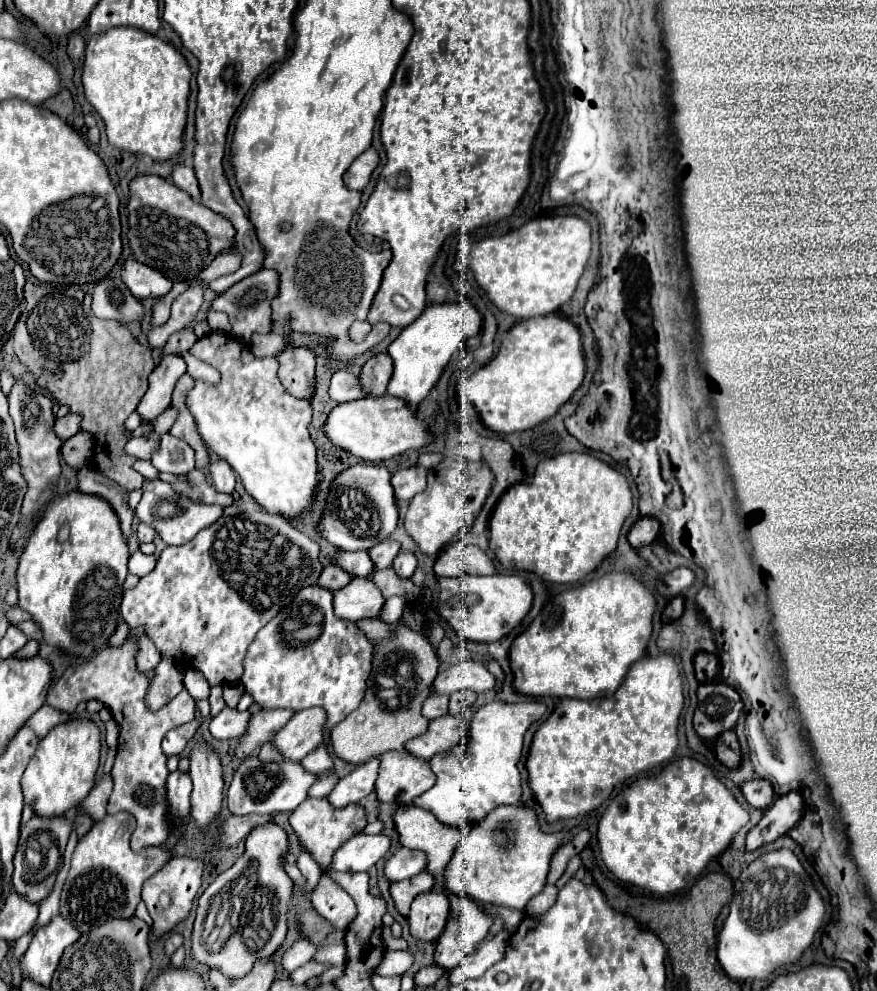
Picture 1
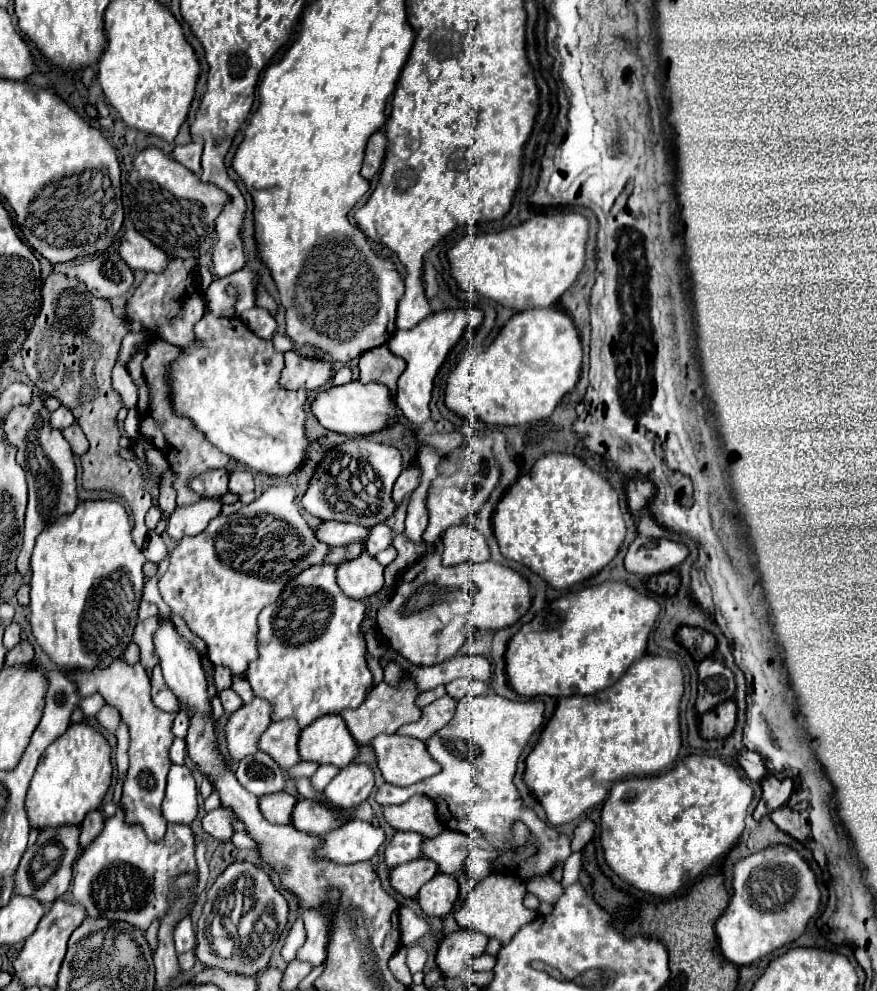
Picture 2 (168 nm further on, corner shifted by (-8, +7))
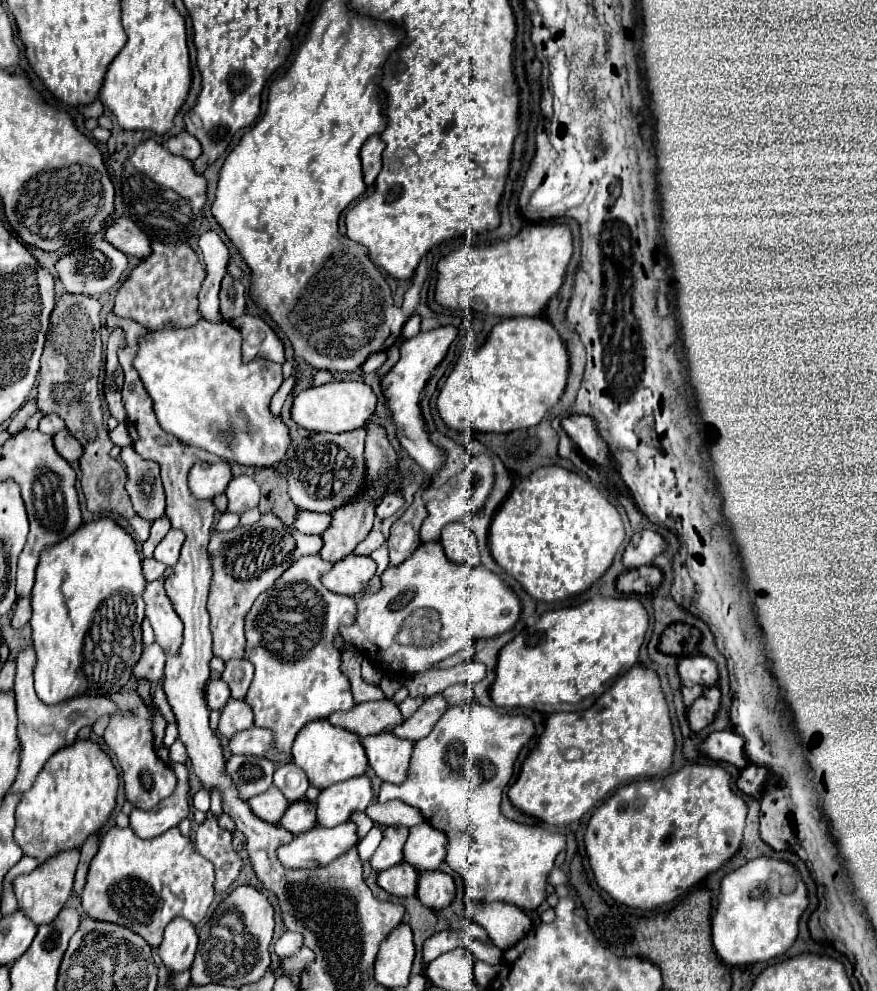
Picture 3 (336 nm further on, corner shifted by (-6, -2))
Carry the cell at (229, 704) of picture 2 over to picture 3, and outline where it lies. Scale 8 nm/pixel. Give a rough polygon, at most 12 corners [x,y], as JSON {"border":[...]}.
{"border":[[209,681],[209,709],[223,709],[231,699],[225,681]]}

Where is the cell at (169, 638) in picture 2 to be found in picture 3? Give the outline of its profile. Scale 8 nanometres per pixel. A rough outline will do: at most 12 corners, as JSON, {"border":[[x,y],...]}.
{"border":[[163,581],[147,583],[143,601],[155,643],[167,653],[181,649],[183,623]]}

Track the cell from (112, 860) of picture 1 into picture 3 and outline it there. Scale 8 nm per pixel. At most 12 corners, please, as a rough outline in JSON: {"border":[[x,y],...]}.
{"border":[[111,827],[81,905],[155,947],[215,895],[177,827]]}

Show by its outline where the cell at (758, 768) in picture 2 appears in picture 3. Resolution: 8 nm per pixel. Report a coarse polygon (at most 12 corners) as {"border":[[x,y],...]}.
{"border":[[715,731],[701,751],[737,769],[749,765],[743,739],[731,731]]}

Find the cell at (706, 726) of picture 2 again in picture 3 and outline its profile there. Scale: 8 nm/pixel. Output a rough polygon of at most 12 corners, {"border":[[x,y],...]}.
{"border":[[707,689],[689,707],[691,731],[711,725],[721,705],[719,689]]}

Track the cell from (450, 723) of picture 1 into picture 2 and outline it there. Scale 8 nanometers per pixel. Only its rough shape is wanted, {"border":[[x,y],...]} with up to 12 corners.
{"border":[[441,696],[421,710],[421,718],[397,732],[429,740],[455,714],[455,700]]}

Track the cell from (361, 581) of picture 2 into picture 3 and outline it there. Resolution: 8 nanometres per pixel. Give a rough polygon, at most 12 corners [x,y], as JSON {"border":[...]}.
{"border":[[355,553],[323,575],[327,589],[359,595],[375,577],[375,561]]}

